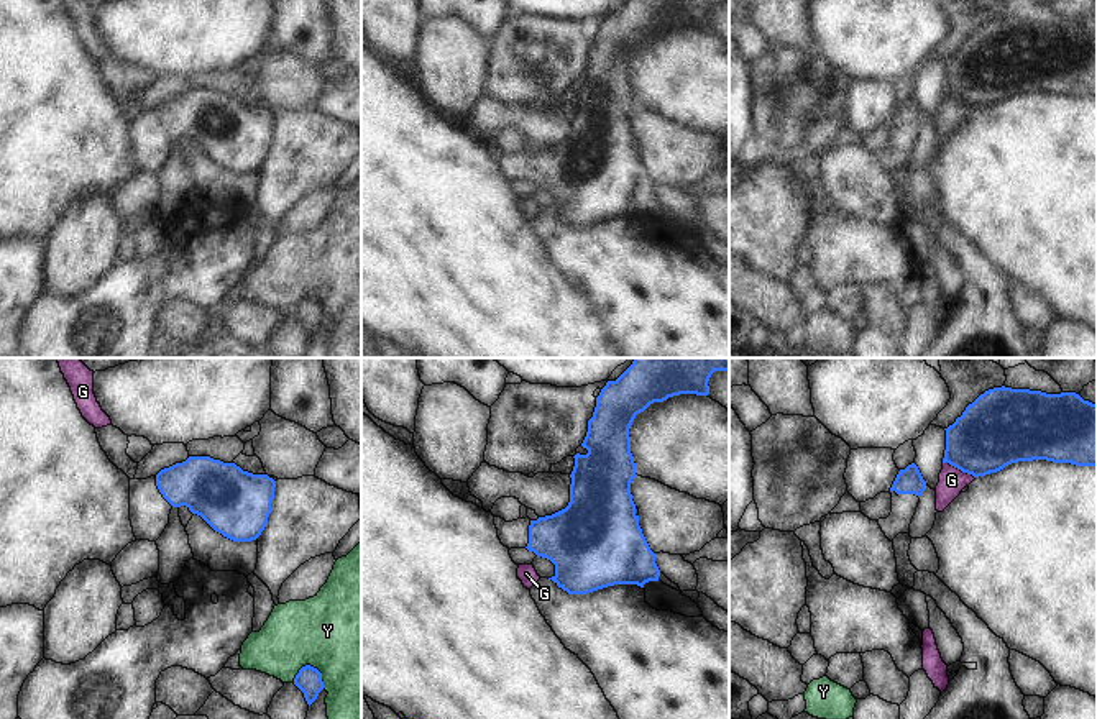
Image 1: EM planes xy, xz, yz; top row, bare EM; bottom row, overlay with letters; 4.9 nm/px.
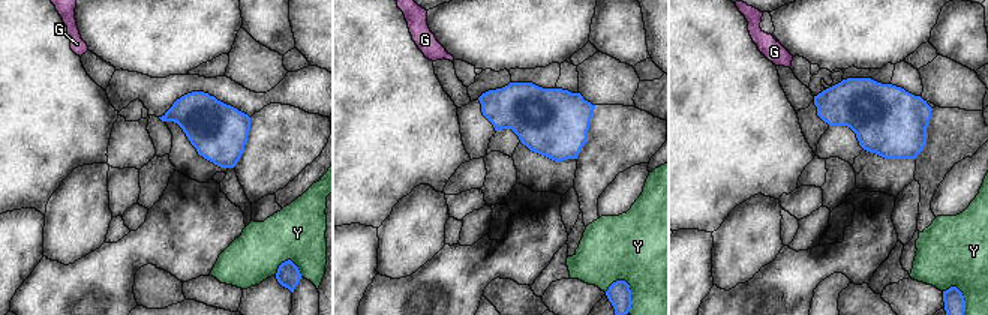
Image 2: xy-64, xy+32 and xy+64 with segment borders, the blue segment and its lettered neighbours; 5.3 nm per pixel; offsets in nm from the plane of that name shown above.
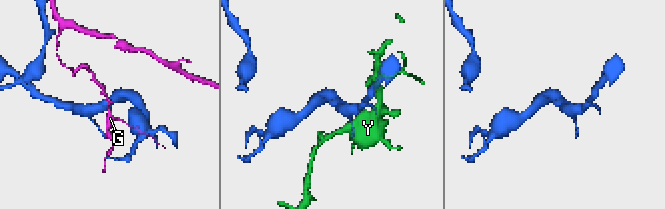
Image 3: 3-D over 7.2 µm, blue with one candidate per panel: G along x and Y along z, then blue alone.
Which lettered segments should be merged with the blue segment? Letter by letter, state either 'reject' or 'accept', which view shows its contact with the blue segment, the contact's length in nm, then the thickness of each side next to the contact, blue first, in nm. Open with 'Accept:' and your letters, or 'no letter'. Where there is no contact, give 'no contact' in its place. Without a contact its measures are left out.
Accept: no letter
G: reject; contact in yz; length 180 nm; calibres 360 and 130 nm
Y: reject; contact in xy; length 170 nm; calibres 130 and 480 nm

